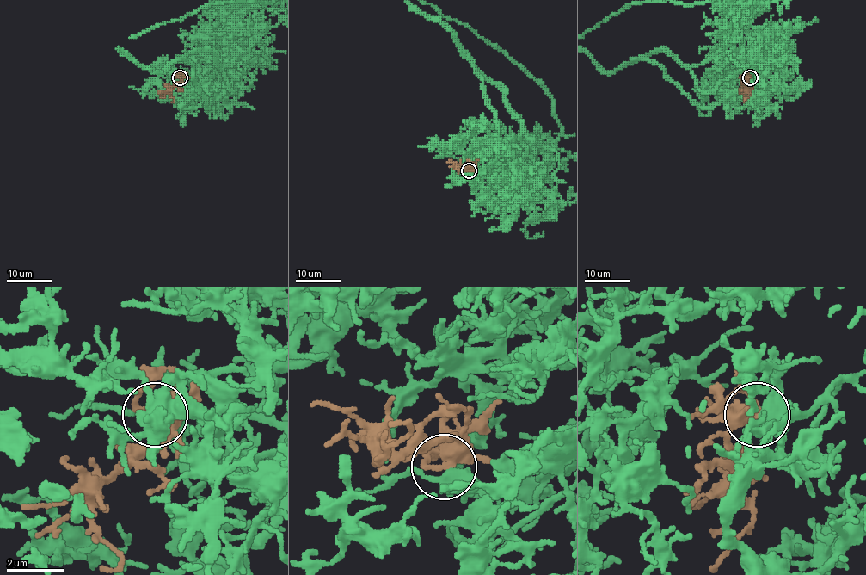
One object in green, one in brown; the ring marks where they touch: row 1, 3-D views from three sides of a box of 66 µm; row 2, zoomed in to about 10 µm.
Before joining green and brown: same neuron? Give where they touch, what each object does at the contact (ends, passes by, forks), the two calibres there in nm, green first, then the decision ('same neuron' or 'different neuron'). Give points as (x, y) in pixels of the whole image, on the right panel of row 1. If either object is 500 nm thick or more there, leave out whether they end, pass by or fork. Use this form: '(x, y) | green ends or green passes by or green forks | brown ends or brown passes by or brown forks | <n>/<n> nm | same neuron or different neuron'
(750, 77) | green forks | brown forks | 400/320 nm | same neuron

